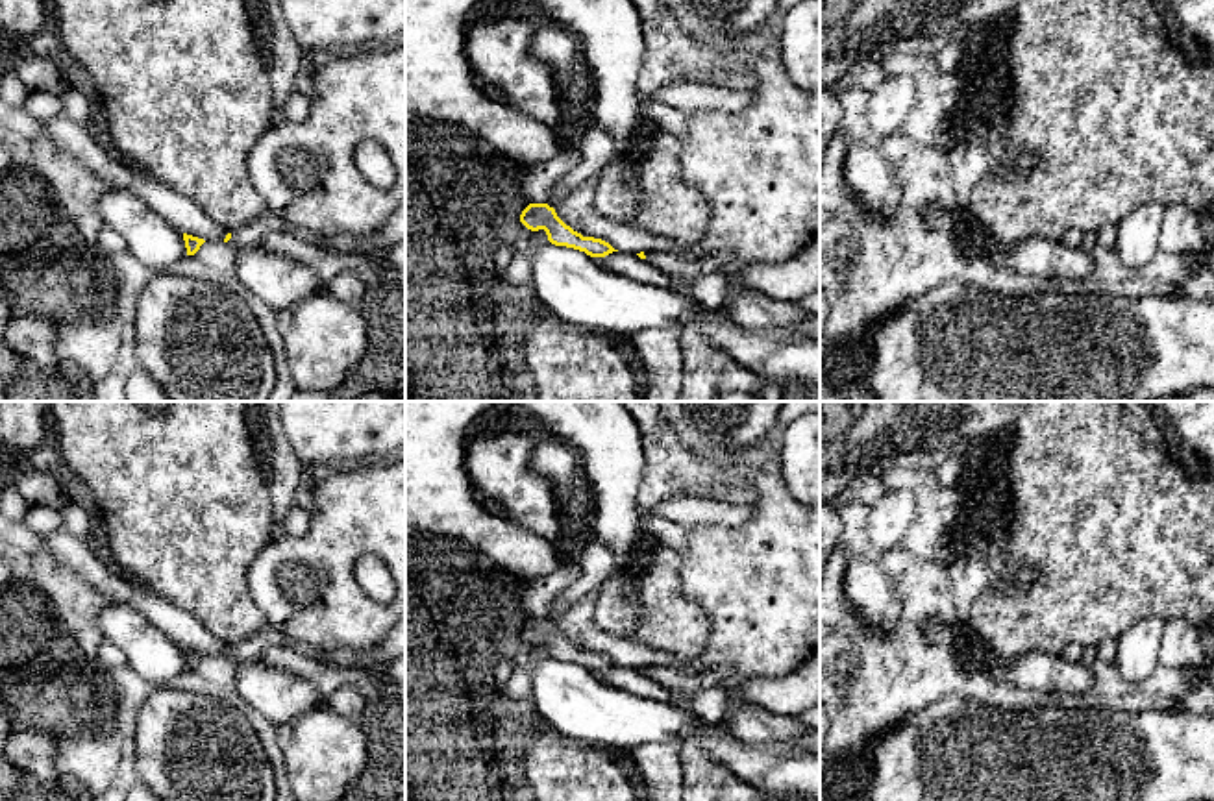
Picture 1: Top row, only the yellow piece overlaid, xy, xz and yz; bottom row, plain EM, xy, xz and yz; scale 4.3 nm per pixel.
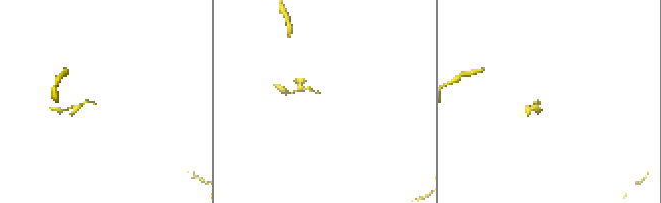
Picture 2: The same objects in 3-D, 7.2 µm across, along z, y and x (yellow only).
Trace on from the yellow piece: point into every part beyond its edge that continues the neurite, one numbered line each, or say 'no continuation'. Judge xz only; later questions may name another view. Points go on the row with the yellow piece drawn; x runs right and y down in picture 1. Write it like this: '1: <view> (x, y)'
no continuation

